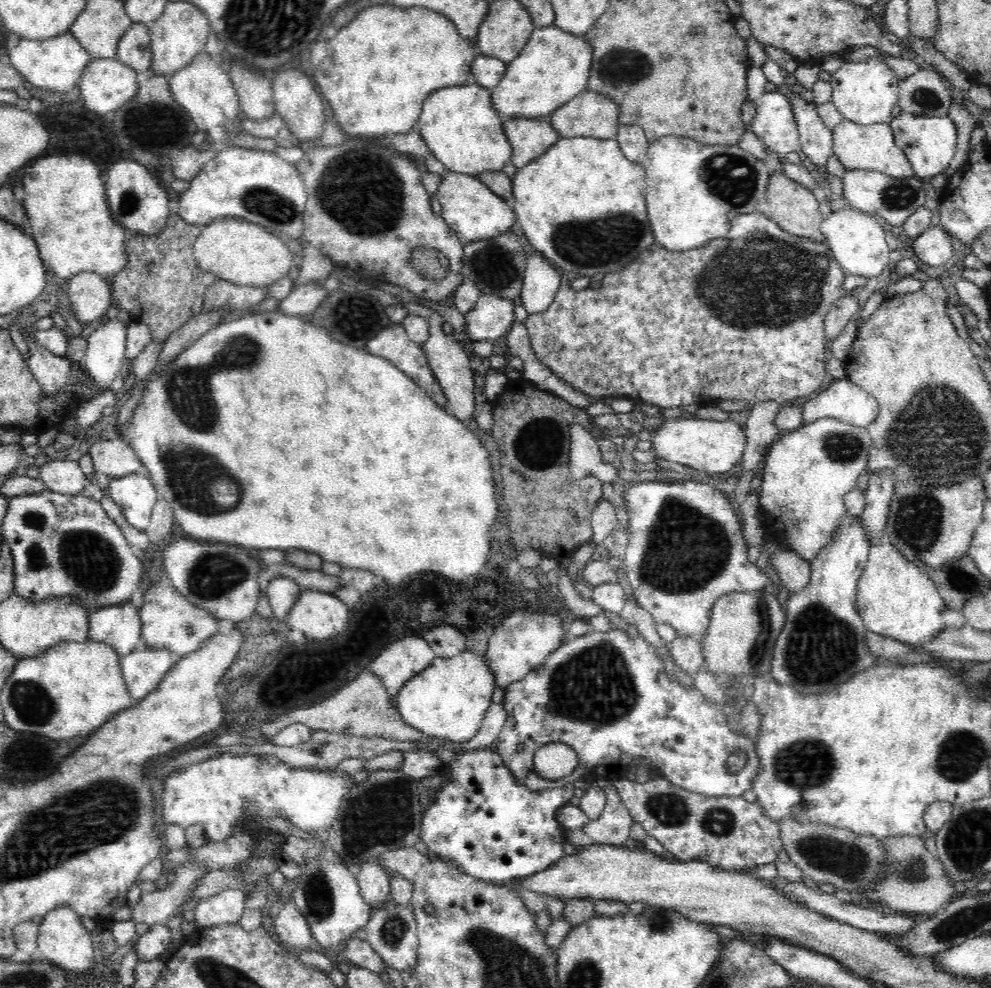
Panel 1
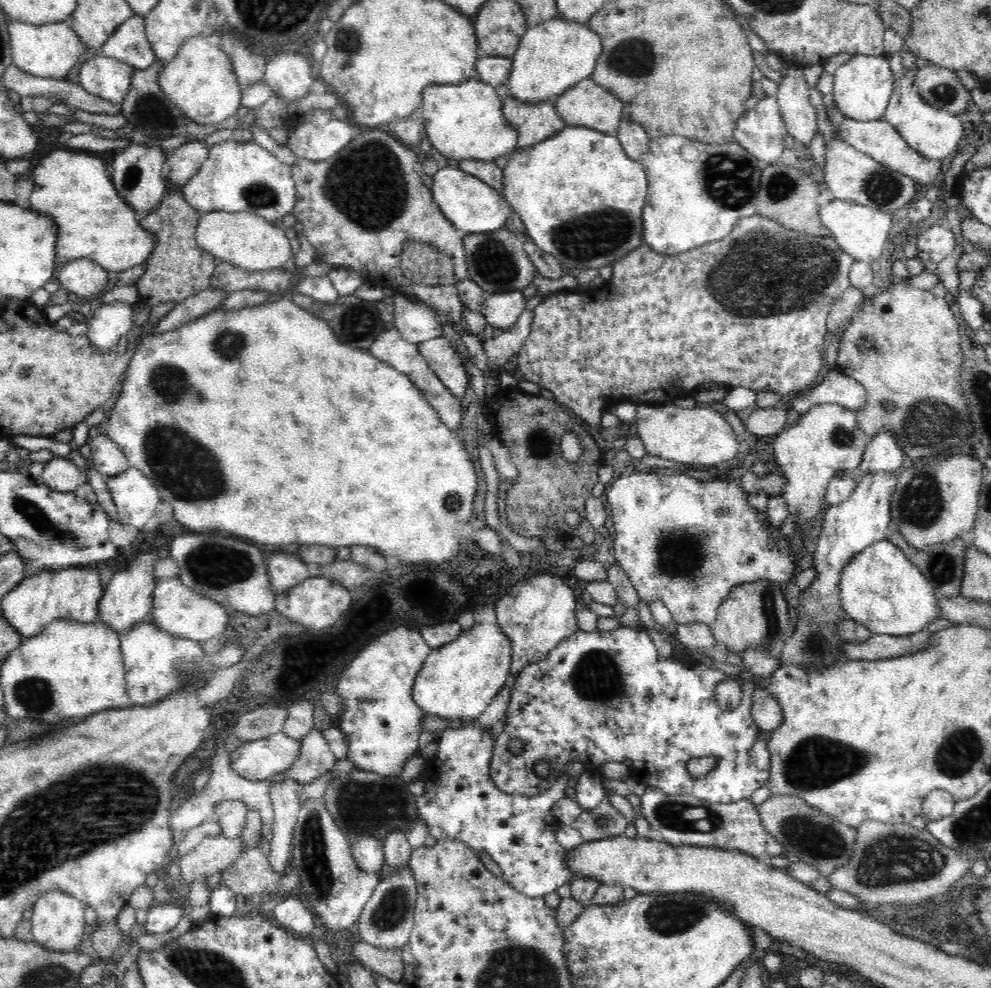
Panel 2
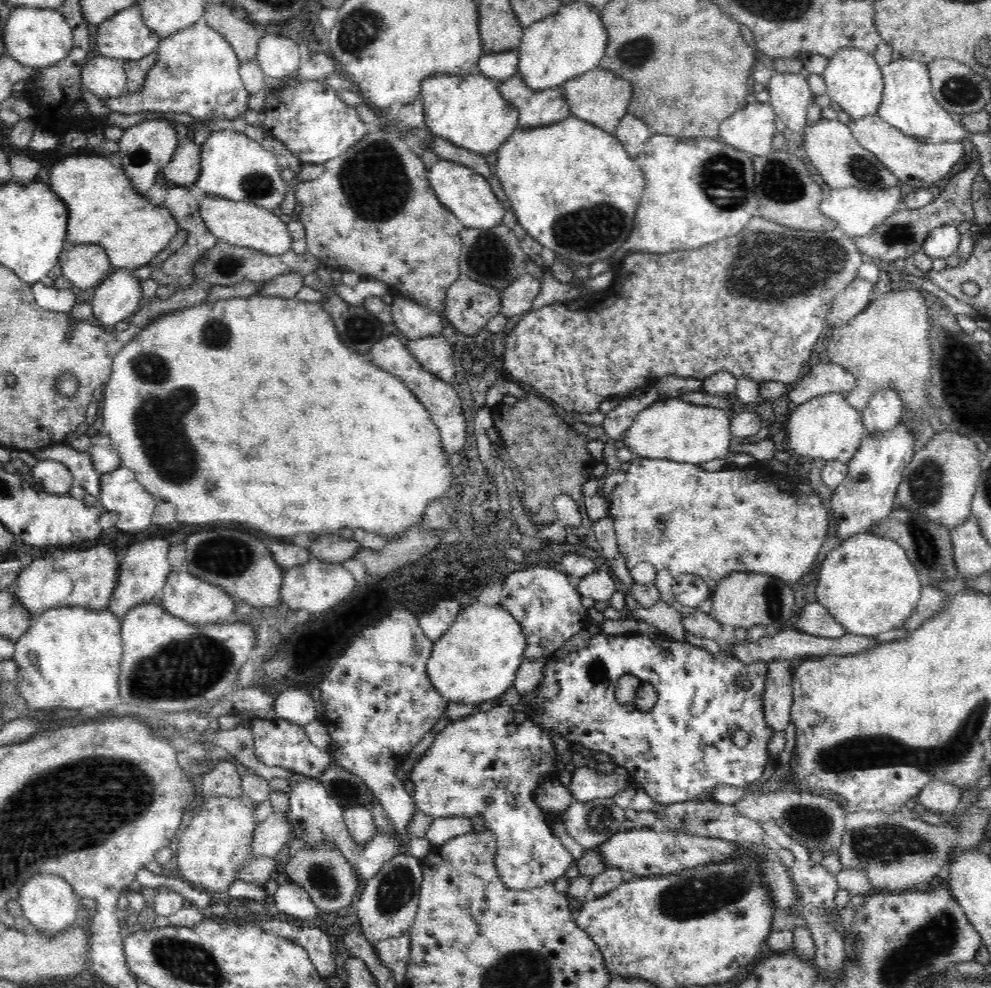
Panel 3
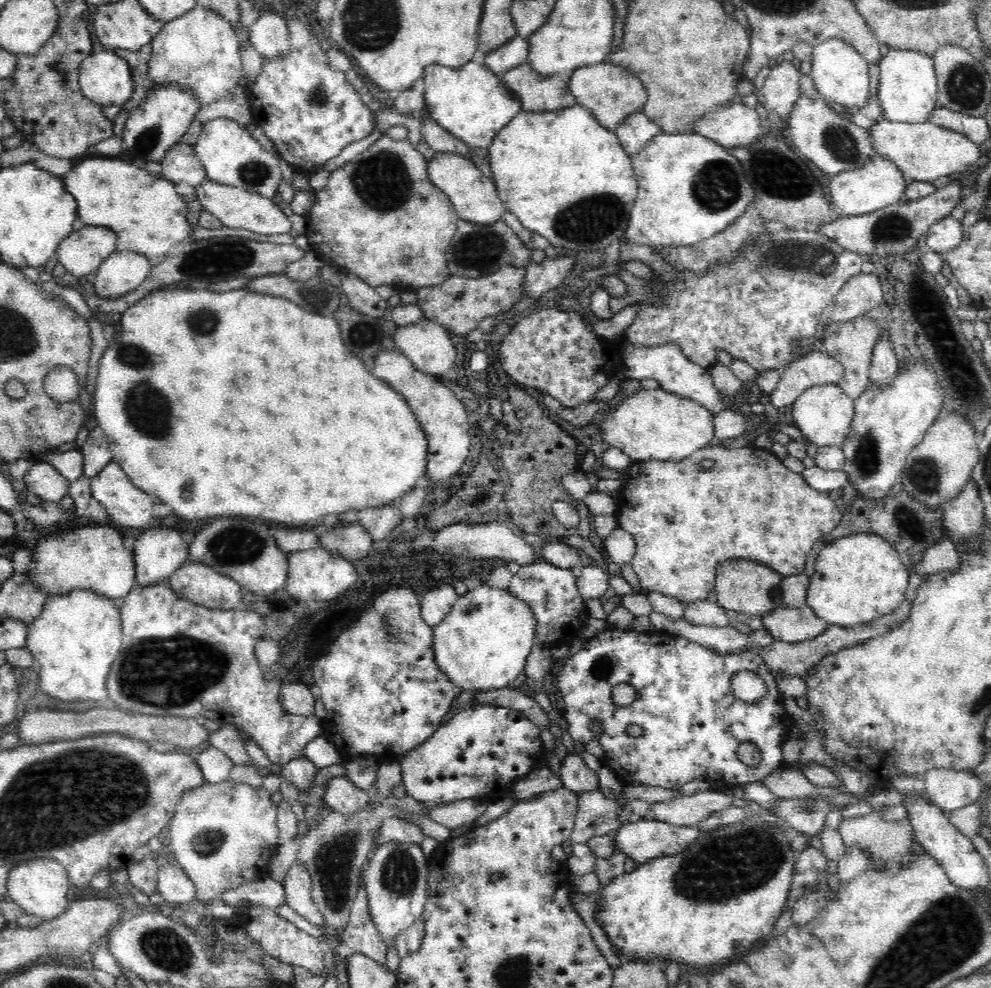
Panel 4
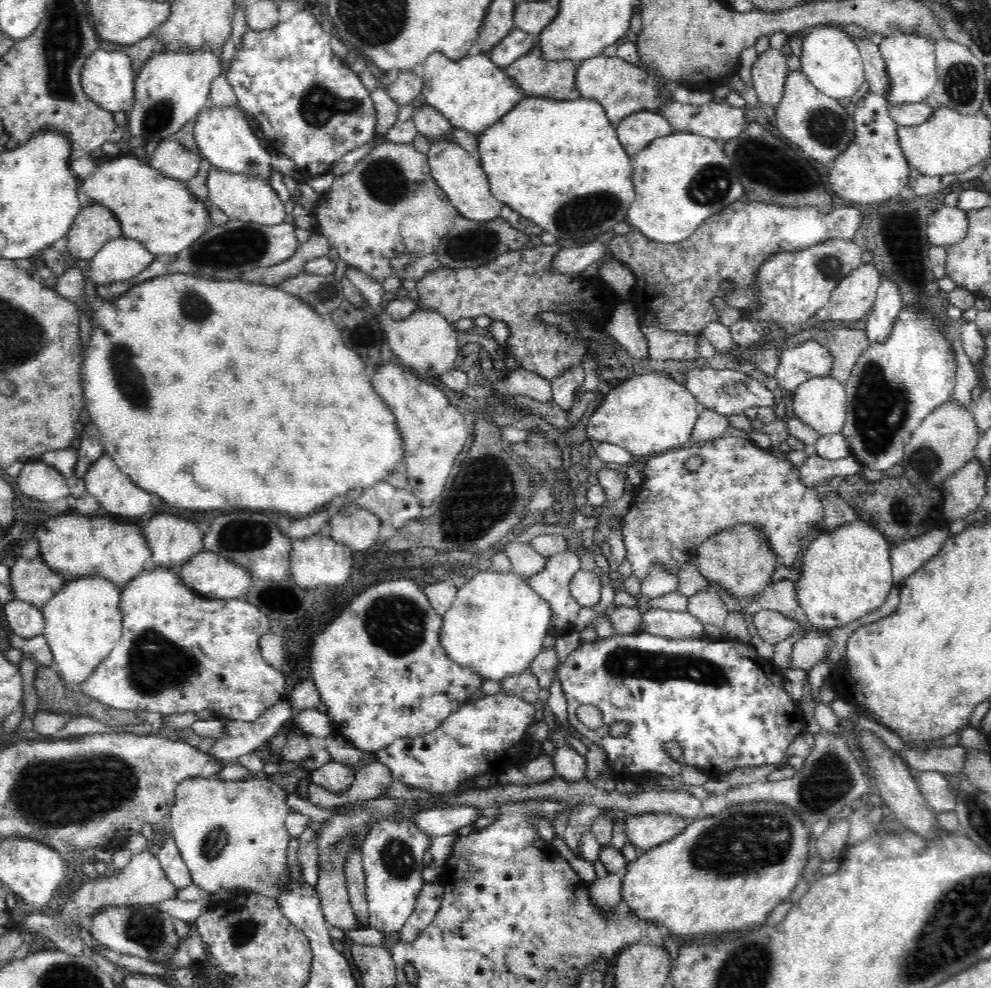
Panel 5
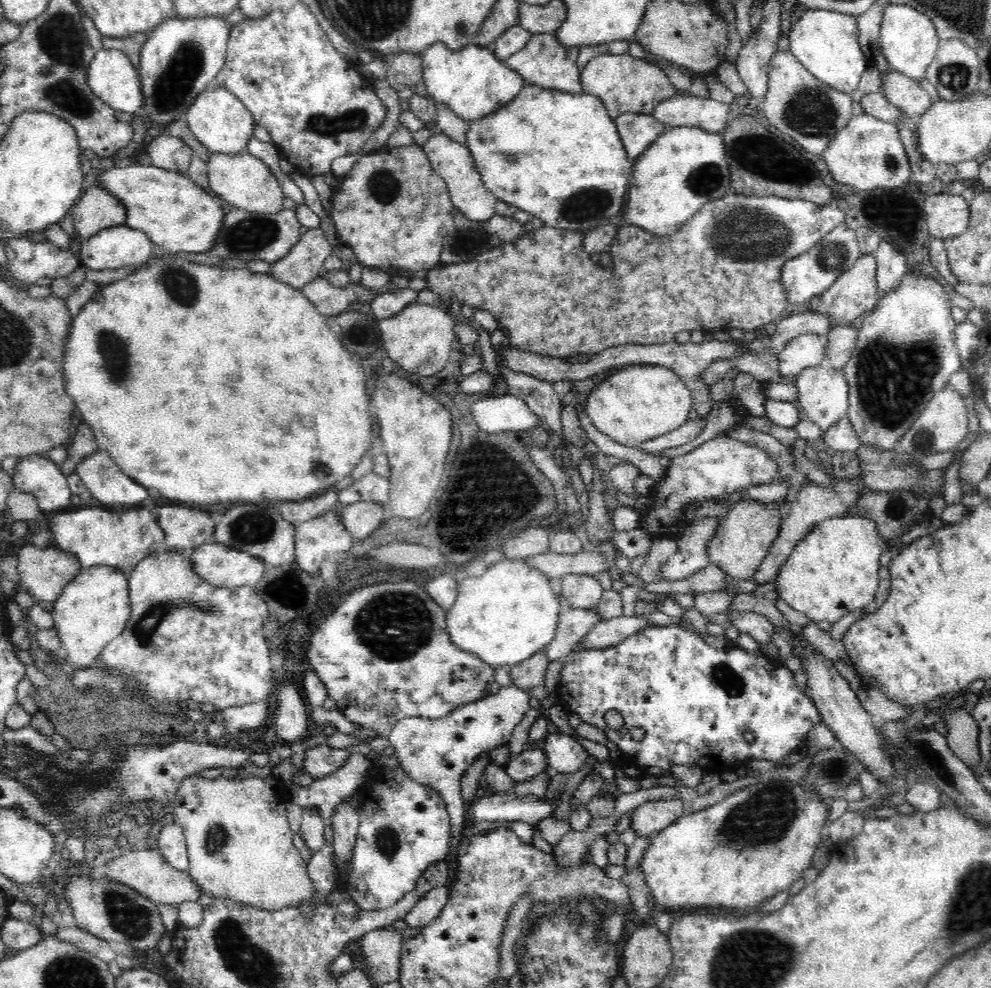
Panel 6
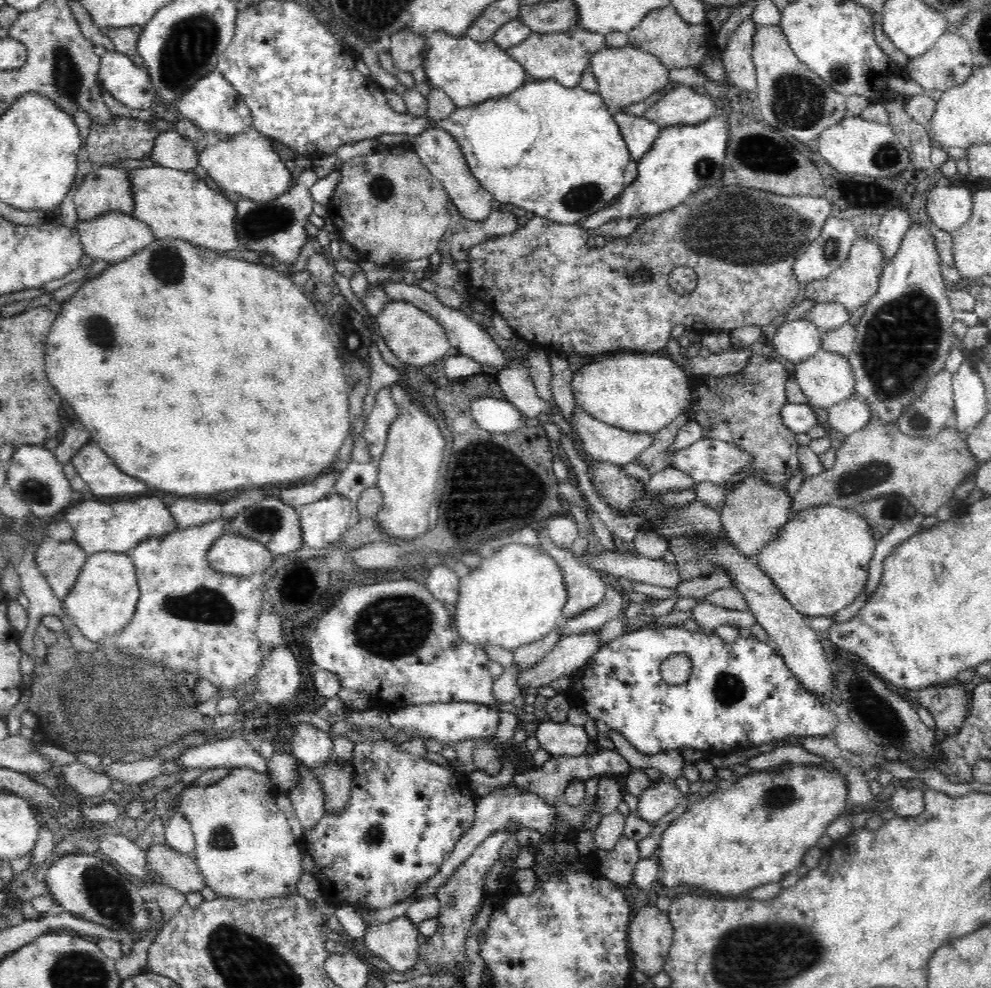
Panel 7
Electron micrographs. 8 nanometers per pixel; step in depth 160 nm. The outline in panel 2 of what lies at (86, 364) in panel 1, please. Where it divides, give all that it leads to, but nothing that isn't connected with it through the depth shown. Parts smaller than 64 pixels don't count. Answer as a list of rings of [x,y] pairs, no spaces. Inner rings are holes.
[[[124,302],[104,303],[94,307],[85,335],[95,350],[108,354],[115,348],[120,337],[132,328],[132,314],[132,305]]]

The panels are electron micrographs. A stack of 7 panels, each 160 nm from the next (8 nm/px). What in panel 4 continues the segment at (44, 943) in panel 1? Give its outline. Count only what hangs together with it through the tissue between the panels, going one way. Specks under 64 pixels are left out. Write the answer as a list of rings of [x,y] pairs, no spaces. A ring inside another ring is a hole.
[[[34,858],[12,868],[8,876],[7,893],[24,910],[24,914],[38,916],[44,921],[54,920],[66,912],[71,902],[68,898],[70,885],[67,870],[59,862],[51,858]]]

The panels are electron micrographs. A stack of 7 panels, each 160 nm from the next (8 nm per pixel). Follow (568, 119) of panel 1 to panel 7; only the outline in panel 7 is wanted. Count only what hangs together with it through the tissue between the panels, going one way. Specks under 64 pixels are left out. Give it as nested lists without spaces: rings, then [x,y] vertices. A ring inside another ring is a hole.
[[[630,46],[608,47],[592,55],[589,62],[598,84],[598,93],[607,104],[610,113],[618,113],[632,104],[646,100],[648,96],[660,90],[668,82],[669,70],[660,62],[658,57]]]

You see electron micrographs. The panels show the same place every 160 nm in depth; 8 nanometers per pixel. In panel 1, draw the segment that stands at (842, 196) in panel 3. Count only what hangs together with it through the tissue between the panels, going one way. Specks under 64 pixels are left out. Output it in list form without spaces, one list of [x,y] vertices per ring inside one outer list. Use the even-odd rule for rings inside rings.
[[[840,208],[832,211],[823,219],[820,232],[825,236],[825,244],[828,245],[833,260],[844,269],[845,274],[874,278],[884,272],[884,268],[890,265],[890,248],[886,243],[884,229],[871,214],[864,213],[856,208]]]

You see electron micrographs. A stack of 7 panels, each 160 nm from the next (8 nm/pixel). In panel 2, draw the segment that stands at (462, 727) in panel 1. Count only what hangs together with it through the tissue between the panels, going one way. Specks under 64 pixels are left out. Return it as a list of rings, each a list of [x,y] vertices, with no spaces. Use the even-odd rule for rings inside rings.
[[[476,624],[450,644],[431,649],[413,686],[412,698],[428,716],[476,722],[510,676],[513,650],[510,639],[496,624]]]

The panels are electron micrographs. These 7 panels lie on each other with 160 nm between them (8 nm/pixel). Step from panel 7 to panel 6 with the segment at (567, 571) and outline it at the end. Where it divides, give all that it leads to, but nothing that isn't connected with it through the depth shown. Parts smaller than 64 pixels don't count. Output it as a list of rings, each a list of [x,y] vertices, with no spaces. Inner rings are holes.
[[[566,574],[556,584],[561,597],[571,608],[594,609],[602,599],[604,588],[596,576]]]

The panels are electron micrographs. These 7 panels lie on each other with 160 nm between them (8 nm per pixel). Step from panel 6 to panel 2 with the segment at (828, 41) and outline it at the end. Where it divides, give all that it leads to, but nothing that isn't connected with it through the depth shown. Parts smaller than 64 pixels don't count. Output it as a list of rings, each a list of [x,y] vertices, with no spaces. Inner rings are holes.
[[[853,55],[849,61],[840,65],[833,74],[833,100],[835,101],[833,112],[841,114],[844,118],[861,122],[881,120],[888,109],[892,92],[894,92],[894,79],[892,79],[892,69],[886,56]]]

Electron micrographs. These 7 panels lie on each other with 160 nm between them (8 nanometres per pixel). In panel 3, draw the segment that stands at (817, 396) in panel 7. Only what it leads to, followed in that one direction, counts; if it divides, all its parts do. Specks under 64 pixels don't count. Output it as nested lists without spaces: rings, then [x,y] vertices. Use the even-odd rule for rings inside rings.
[[[838,393],[814,398],[800,406],[792,407],[786,430],[790,450],[802,460],[812,462],[820,458],[825,461],[839,460],[844,464],[850,462],[852,456],[858,452],[866,432],[863,415]]]

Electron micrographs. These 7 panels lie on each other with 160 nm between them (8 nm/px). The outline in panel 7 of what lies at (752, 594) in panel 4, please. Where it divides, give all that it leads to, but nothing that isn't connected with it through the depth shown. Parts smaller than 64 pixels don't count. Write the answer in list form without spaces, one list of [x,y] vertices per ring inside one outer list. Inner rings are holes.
[[[750,476],[725,496],[720,510],[723,538],[731,542],[744,556],[754,559],[768,540],[772,540],[791,514],[791,498],[781,487],[768,485],[758,477]]]

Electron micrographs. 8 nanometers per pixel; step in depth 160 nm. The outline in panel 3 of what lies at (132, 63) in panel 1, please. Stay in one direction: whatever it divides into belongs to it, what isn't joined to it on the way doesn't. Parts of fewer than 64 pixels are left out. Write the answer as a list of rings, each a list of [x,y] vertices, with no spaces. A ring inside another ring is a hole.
[[[138,4],[124,8],[97,27],[98,52],[108,58],[140,60],[150,52],[156,53],[161,40],[144,24]]]

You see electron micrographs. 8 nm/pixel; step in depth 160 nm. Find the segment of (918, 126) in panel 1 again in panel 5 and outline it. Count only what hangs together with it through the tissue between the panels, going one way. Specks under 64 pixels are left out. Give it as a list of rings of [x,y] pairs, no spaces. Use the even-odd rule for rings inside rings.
[[[898,32],[896,36],[888,36],[878,45],[880,54],[883,56],[887,73],[889,76],[890,86],[887,92],[886,100],[889,104],[908,104],[908,102],[931,101],[930,95],[937,82],[937,66],[939,60],[935,55],[935,42],[919,34],[908,34],[907,32]]]

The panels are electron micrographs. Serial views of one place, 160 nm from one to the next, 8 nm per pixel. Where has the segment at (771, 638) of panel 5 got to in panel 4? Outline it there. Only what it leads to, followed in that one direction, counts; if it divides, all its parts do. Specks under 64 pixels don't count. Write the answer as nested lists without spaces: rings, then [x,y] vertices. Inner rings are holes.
[[[779,607],[772,615],[762,617],[764,627],[775,641],[785,643],[818,639],[830,624],[818,619],[810,607]]]

